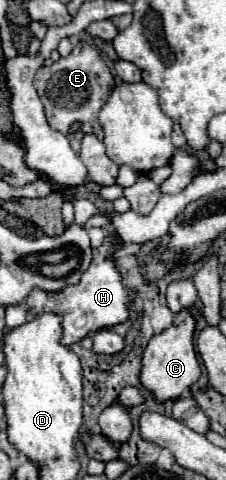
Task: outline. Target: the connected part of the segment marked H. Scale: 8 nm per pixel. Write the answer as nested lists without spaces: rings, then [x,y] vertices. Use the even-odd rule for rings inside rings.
[[[109,236],[97,250],[93,250],[93,262],[89,266],[87,272],[83,272],[81,282],[75,286],[67,286],[63,292],[55,292],[55,294],[47,294],[43,290],[33,290],[25,304],[27,304],[27,314],[29,316],[37,316],[37,314],[45,314],[45,312],[53,312],[53,314],[61,314],[63,322],[63,336],[61,336],[61,344],[63,346],[71,346],[75,342],[81,342],[81,338],[85,338],[89,332],[93,330],[103,330],[115,324],[121,324],[127,320],[129,316],[129,304],[133,302],[133,296],[127,294],[127,288],[121,282],[121,274],[115,268],[113,260],[107,260],[107,254],[111,254],[115,250],[115,242]]]

